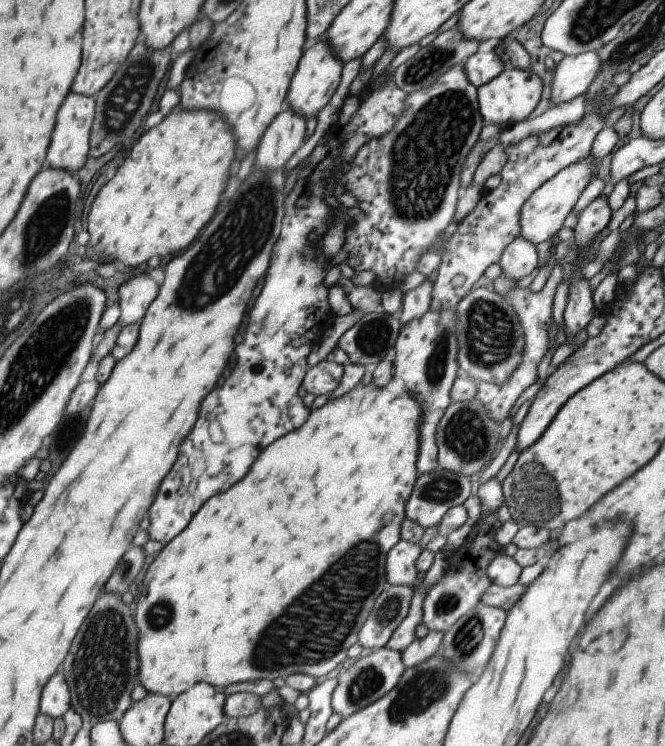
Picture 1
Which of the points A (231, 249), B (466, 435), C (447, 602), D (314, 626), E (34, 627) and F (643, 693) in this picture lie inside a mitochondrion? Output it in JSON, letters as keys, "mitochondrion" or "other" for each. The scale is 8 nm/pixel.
{"A":"mitochondrion","B":"mitochondrion","C":"mitochondrion","D":"mitochondrion","E":"other","F":"other"}

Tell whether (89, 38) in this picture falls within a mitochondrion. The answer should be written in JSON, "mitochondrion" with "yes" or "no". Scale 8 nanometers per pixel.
{"mitochondrion":"no"}

